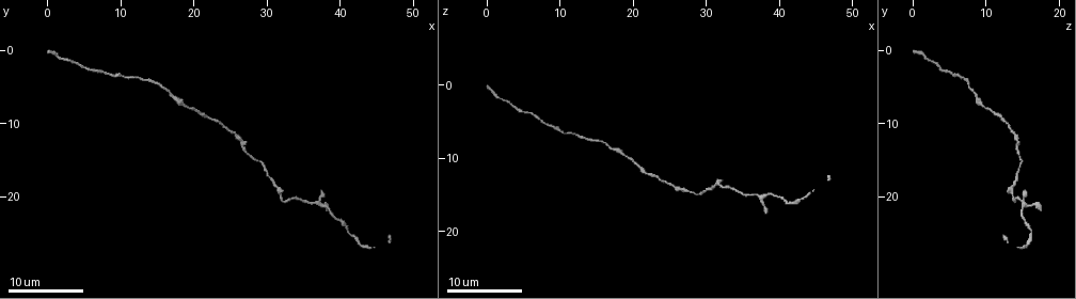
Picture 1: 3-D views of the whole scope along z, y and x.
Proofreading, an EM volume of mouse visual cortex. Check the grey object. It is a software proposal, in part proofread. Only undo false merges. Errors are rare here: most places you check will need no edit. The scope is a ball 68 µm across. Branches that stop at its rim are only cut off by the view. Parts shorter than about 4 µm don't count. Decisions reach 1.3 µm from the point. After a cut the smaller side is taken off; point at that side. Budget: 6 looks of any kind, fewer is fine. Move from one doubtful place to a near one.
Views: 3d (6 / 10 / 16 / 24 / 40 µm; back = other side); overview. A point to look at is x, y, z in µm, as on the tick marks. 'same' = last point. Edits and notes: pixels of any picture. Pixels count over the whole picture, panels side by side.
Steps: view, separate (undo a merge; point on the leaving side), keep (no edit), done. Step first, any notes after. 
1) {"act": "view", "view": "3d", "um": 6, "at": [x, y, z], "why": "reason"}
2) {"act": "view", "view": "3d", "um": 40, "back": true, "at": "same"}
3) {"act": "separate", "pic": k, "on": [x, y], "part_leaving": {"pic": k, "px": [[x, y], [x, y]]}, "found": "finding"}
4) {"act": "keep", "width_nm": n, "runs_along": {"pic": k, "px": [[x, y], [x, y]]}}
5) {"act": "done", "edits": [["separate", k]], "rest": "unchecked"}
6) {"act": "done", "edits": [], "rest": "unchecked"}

{"act": "view", "view": "3d", "um": 6, "at": [8.5, 3.5, 5.5], "why": "thick turns thin"}

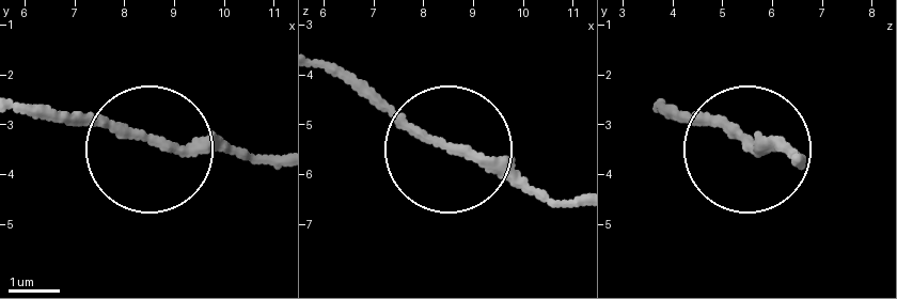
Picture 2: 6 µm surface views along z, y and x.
{"act": "keep", "found": "one neuron here"}

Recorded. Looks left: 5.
{"act": "view", "view": "3d", "um": 6, "at": [17.0, 6.5, 8.5], "why": "calibre changes"}

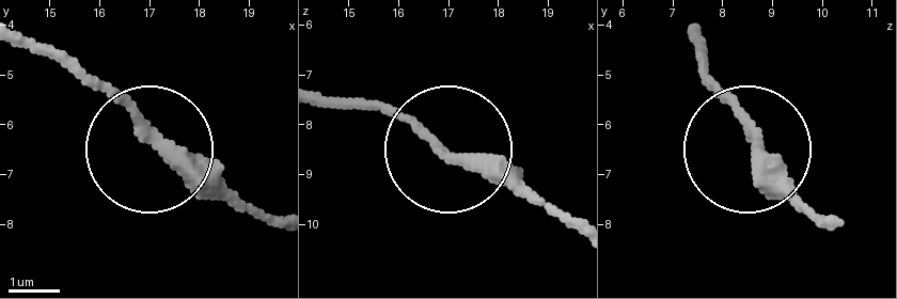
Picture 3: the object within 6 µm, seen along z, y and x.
{"act": "keep", "width_nm": 250, "runs_along": {"pic": 3, "px": [[278, 223], [163, 159], [65, 52]]}, "found": "continuous, no second neuron"}

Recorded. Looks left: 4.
{"act": "view", "view": "3d", "um": 6, "at": [36.0, 21.0, 15.0], "why": "thick turns thin"}

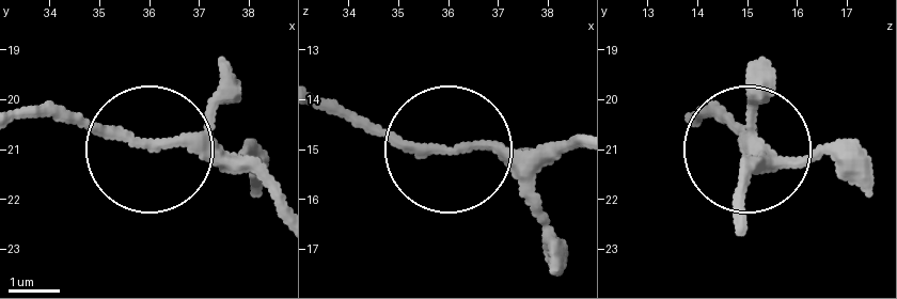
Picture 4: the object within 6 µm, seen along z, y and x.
{"act": "view", "view": "3d", "um": 6, "back": true, "at": [36.25, 20.85, 15.00]}

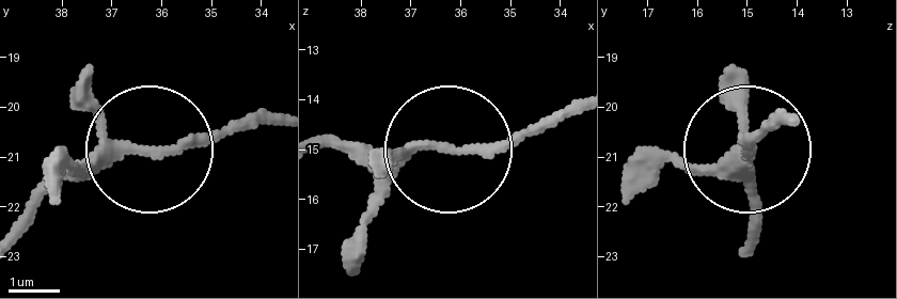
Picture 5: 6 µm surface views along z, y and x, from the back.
{"act": "keep", "width_nm": 160, "runs_along": {"pic": 5, "px": [[792, 124], [746, 150], [755, 197]]}, "found": "one neuron here"}

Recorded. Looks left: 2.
{"act": "done", "edits": [], "rest": "unchecked"}

